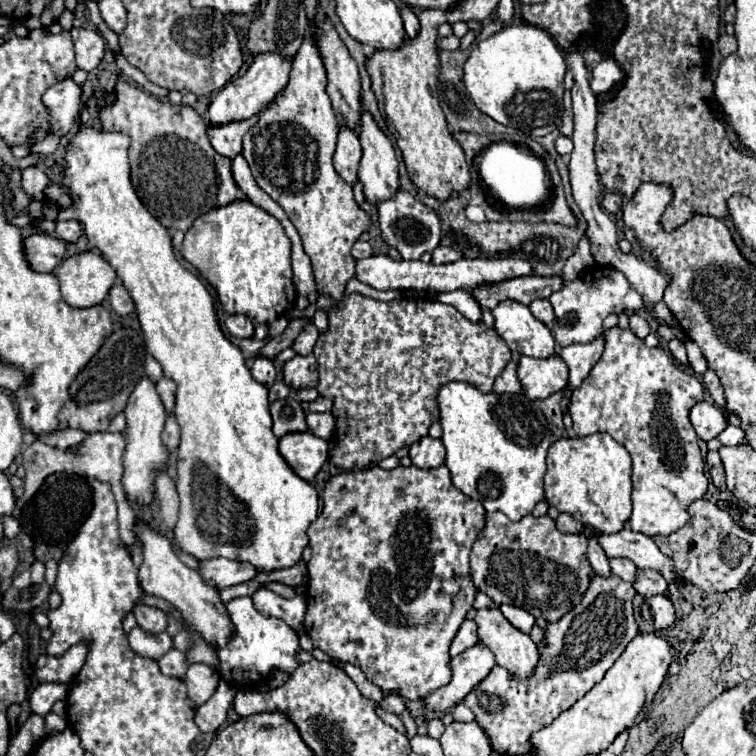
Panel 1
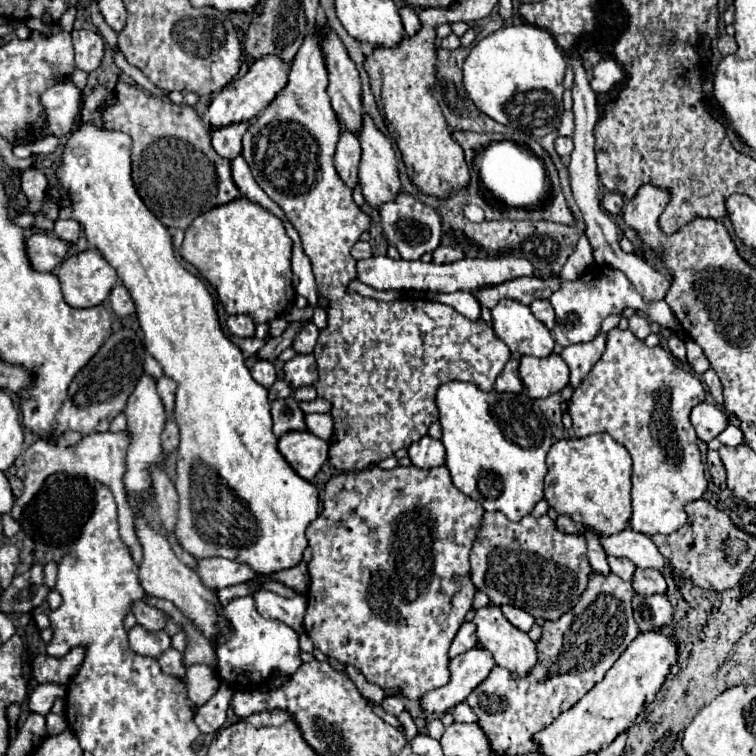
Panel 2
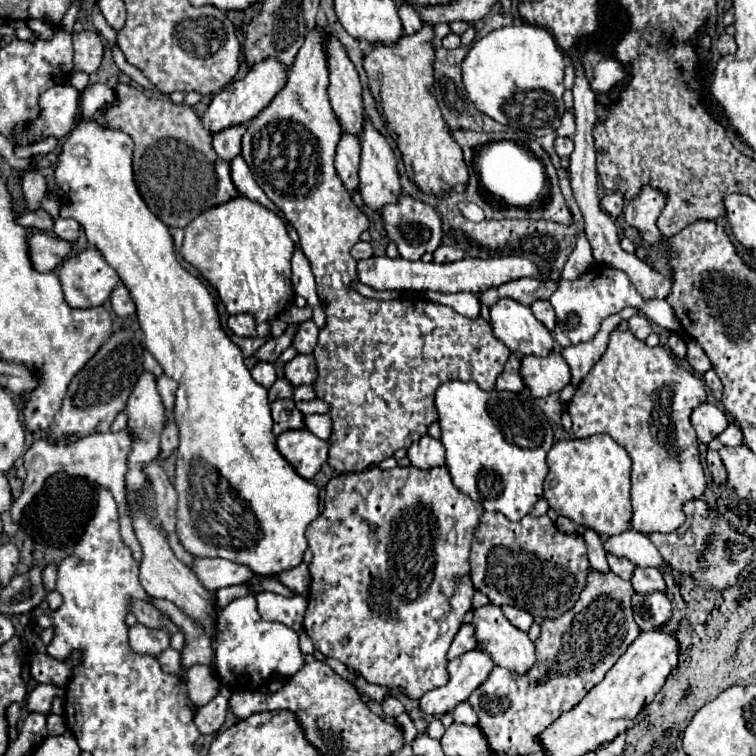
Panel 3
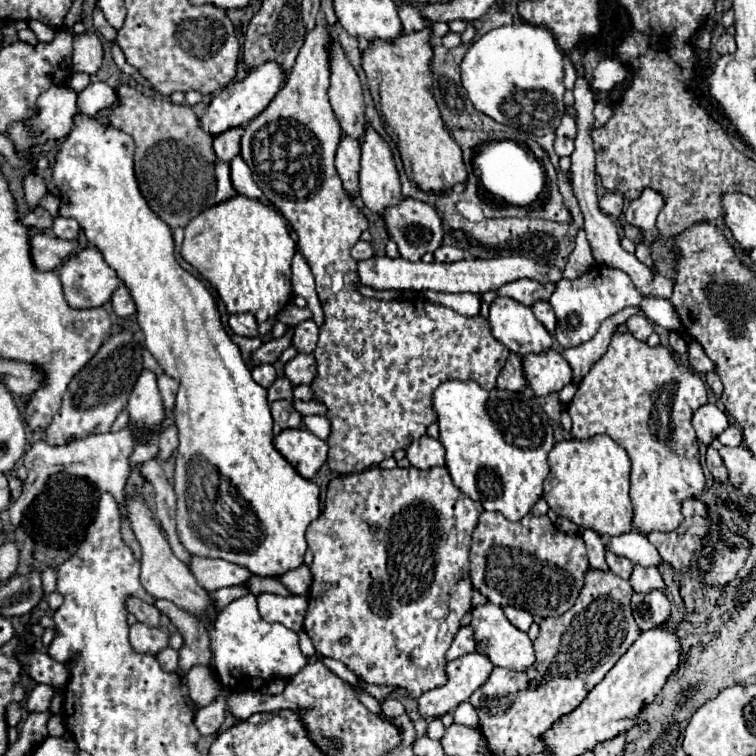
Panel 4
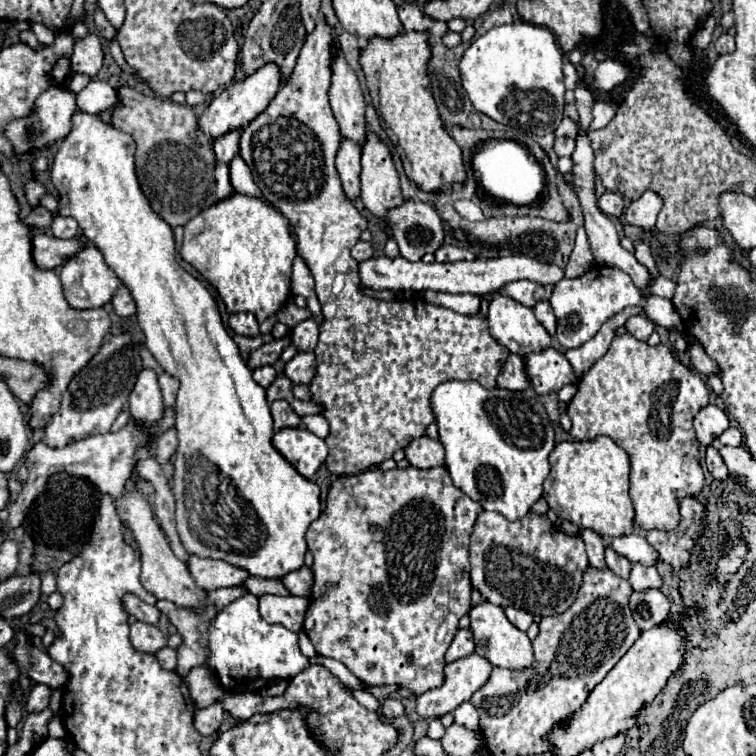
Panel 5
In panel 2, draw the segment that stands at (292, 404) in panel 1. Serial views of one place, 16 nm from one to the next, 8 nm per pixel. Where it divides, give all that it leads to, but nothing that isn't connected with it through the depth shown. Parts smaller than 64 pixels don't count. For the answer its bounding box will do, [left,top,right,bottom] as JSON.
[272,396,306,436]

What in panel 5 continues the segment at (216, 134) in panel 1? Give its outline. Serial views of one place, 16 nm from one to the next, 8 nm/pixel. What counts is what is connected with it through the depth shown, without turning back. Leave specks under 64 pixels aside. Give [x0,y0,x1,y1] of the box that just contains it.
[214,132,240,164]

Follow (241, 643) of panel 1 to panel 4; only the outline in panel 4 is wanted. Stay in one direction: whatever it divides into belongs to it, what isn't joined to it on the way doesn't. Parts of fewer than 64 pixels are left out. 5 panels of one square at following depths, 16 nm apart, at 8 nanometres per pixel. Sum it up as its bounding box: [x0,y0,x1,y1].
[210,594,308,692]

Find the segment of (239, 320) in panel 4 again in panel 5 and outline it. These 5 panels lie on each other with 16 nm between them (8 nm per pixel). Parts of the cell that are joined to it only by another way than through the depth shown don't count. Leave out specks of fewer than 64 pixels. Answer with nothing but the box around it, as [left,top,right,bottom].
[230,312,260,336]

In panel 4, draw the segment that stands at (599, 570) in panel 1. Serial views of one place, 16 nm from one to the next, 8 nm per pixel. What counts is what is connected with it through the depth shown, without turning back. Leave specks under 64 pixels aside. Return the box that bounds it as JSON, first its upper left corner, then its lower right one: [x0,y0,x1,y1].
[582,530,608,570]

